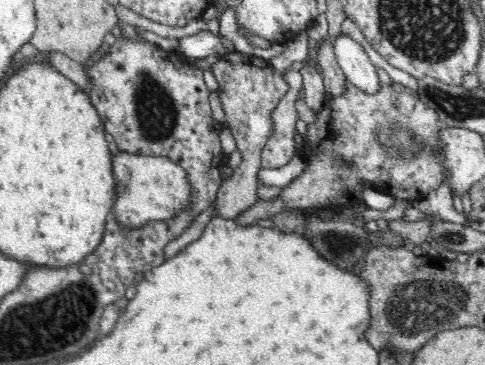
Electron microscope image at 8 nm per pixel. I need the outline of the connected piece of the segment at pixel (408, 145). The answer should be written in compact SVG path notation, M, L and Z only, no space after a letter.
M350 82L350 94L346 98L344 96L342 98L328 96L328 98L330 100L322 116L318 116L318 120L308 126L312 138L306 144L306 150L302 154L308 160L308 170L296 182L286 186L276 200L270 200L270 202L260 200L250 210L240 214L234 220L240 228L258 226L260 222L274 220L276 216L284 212L292 212L292 210L302 212L304 216L314 216L320 212L334 212L334 210L338 212L342 208L354 208L358 204L364 204L364 192L362 192L364 182L372 184L378 190L384 190L392 198L404 198L404 200L414 200L414 202L420 202L430 192L438 190L440 182L444 180L442 158L432 154L432 150L438 152L440 148L438 144L440 122L438 122L436 112L430 112L430 108L426 108L426 104L418 100L418 96L414 98L414 94L402 88L400 84L396 84L396 88L382 84L382 92L376 96L370 96L370 94L360 92Z

